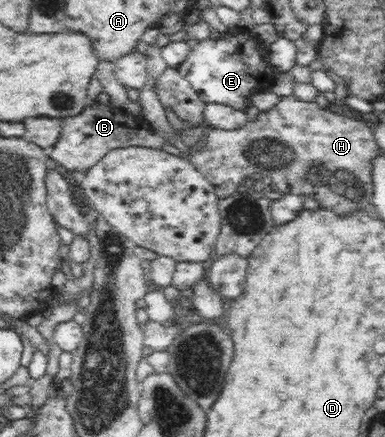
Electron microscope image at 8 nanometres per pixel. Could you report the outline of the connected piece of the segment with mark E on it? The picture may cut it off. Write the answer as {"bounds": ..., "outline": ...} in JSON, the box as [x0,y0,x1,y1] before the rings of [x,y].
{"bounds":[176,29,275,110],"outline":[[[240,29],[230,30],[216,40],[194,42],[189,56],[176,69],[188,80],[205,104],[220,102],[241,110],[252,103],[253,95],[269,90],[275,75],[265,46],[255,40],[252,33]]]}

